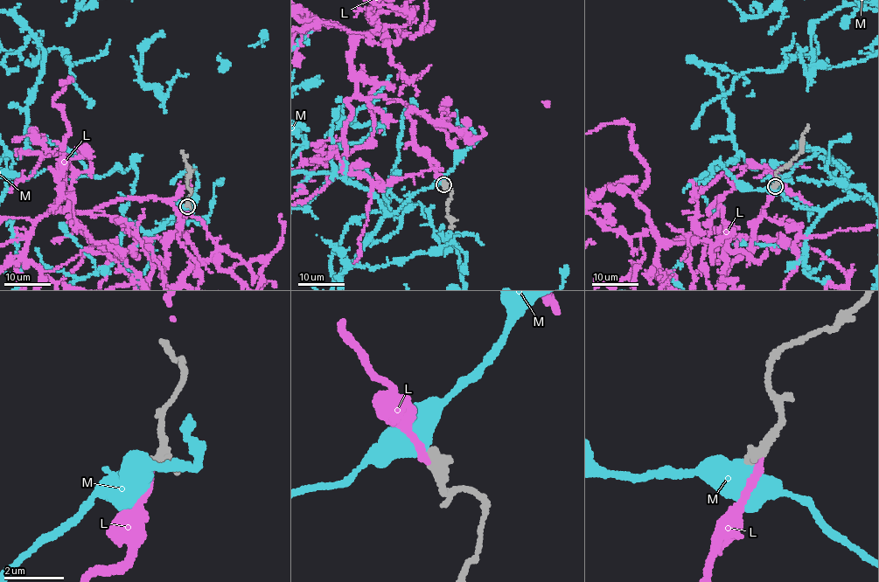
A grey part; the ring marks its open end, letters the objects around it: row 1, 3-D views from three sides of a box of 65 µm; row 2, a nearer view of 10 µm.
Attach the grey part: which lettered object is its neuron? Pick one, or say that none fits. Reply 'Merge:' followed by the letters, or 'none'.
Merge: L

